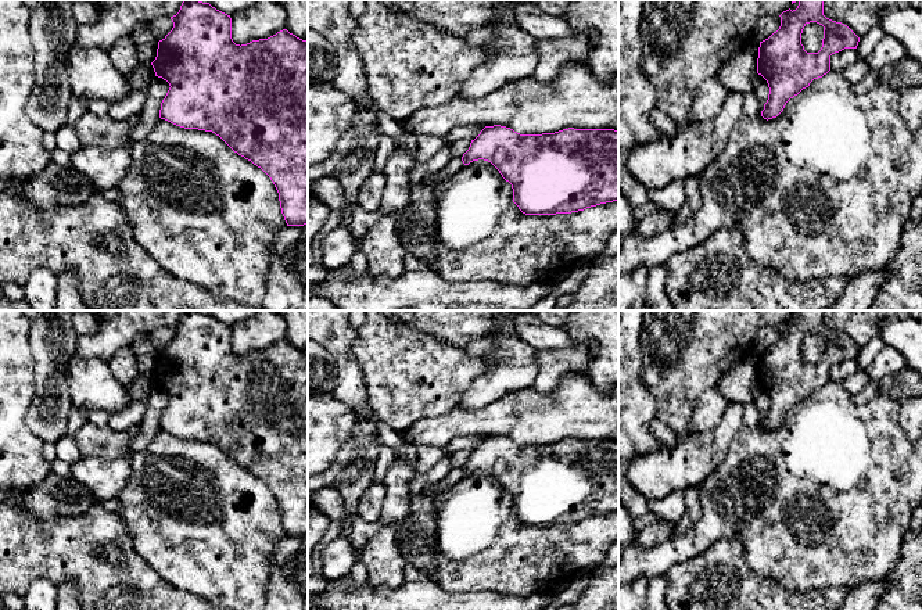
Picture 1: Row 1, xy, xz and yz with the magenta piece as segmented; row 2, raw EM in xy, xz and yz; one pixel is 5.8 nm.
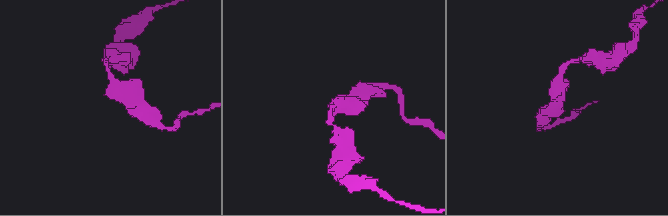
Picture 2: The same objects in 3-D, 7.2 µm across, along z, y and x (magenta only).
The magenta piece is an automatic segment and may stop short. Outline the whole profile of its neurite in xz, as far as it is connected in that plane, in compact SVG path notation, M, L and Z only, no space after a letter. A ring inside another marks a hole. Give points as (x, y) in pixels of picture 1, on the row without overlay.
M485 437L471 451L462 471L491 473L512 495L513 513L525 525L556 525L618 512L618 442L614 439L563 439L520 445L510 438Z

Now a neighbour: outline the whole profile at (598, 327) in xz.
M577 311L564 329L578 344L593 348L586 376L602 392L618 385L618 311Z

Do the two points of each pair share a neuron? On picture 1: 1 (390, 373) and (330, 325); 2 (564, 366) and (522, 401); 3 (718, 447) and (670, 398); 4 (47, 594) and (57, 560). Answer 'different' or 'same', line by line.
1: different
2: different
3: different
4: different

